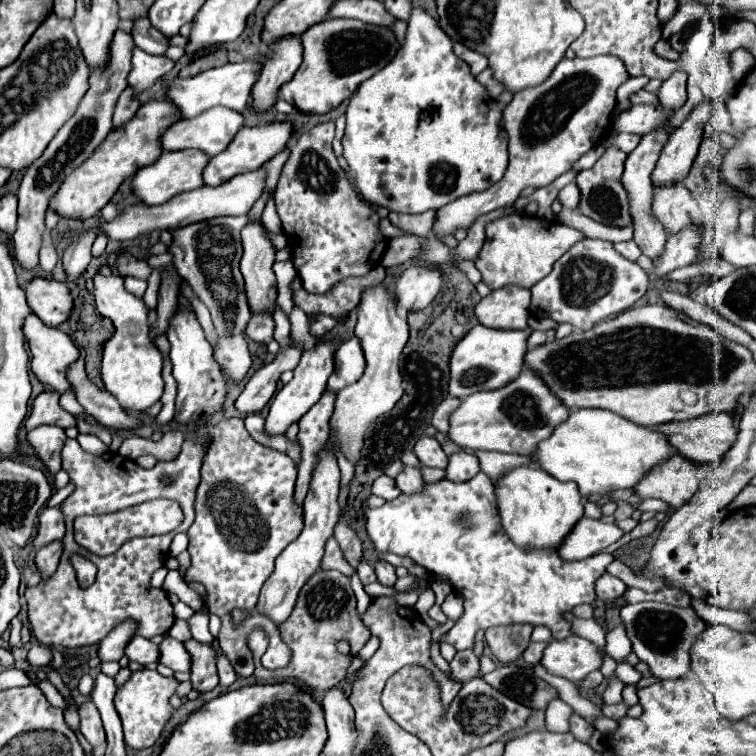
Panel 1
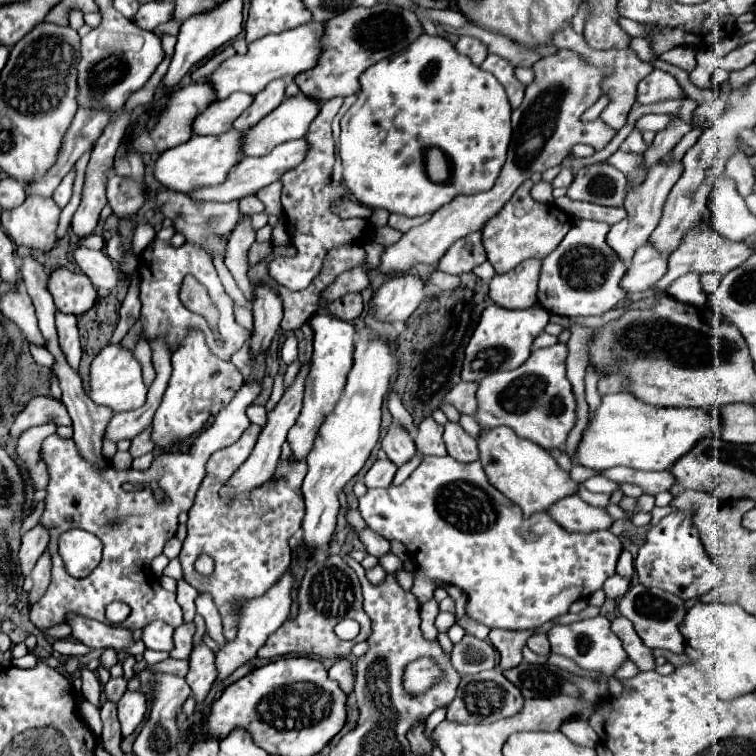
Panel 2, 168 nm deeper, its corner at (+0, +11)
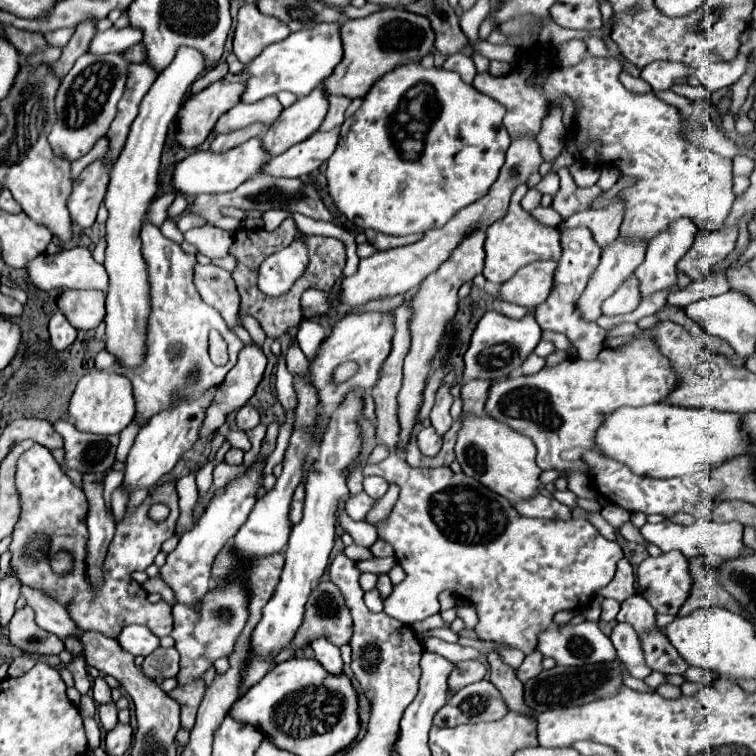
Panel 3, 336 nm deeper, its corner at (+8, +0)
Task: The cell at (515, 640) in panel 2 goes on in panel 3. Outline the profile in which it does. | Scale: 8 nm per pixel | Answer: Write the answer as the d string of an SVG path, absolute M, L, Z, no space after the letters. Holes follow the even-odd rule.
M489 652L487 654L489 660L489 674L491 674L491 682L497 686L497 690L501 692L501 696L505 698L509 710L517 710L517 712L527 712L531 714L531 710L523 704L523 684L517 678L515 670L511 666L507 666L499 654Z

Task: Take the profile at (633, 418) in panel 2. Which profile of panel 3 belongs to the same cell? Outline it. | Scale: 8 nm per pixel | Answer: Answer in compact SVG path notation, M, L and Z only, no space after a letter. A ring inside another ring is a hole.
M661 402L641 408L623 406L605 416L595 434L595 448L599 454L629 466L631 472L649 478L677 478L717 468L731 456L749 454L739 414L709 408L677 408Z

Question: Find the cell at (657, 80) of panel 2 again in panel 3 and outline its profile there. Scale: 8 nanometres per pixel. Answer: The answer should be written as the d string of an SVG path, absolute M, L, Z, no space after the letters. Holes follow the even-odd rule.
M661 60L661 62L655 62L655 64L647 64L641 70L641 78L657 92L657 90L671 90L675 78L687 78L693 72L695 70L685 66L685 64Z

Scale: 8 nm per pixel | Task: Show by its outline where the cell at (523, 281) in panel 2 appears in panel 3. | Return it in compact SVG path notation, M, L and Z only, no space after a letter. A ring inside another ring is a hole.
M531 262L515 272L515 276L499 286L495 298L511 302L525 308L535 308L541 304L553 284L555 262Z

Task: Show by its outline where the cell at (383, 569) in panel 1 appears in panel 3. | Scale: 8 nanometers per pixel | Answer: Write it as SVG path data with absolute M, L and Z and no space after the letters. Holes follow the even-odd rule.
M345 512L339 514L339 520L341 520L343 530L351 534L351 538L353 538L353 542L357 546L371 548L377 542L377 532L375 532L375 528L371 524L367 524L367 522L355 522Z

